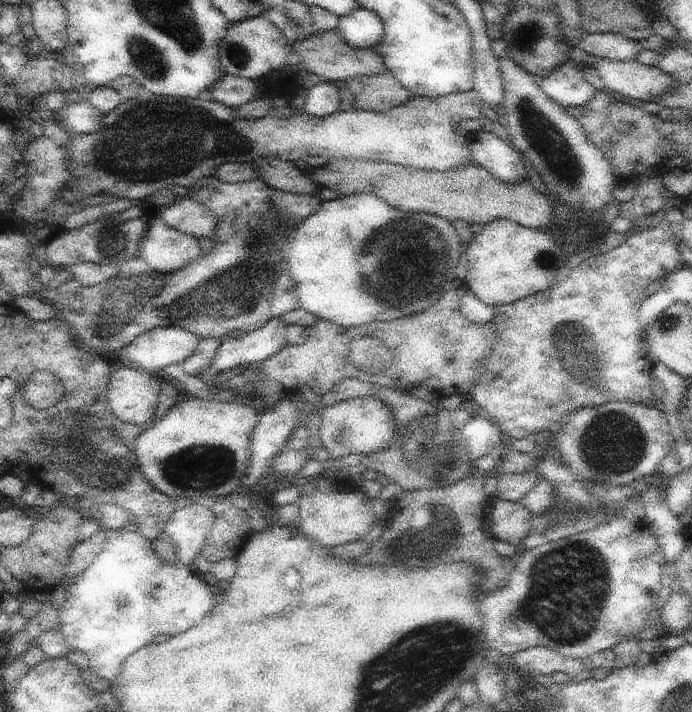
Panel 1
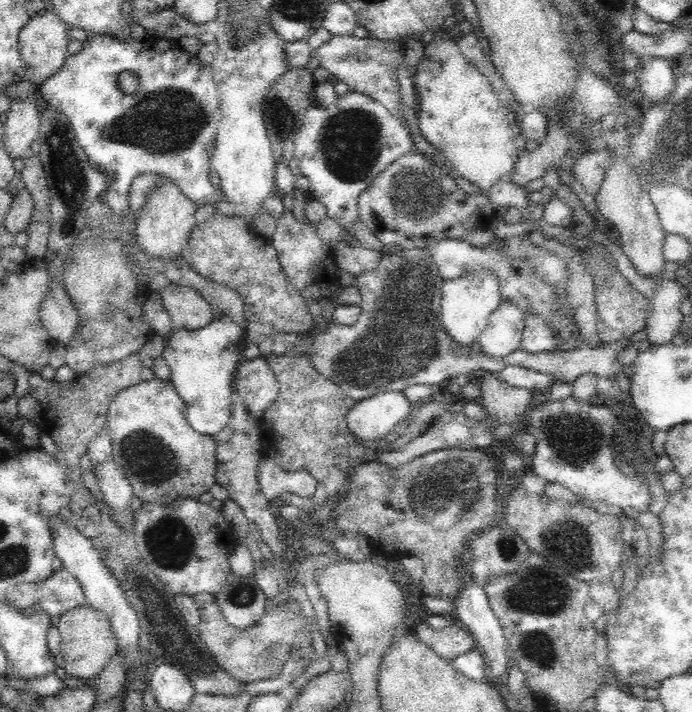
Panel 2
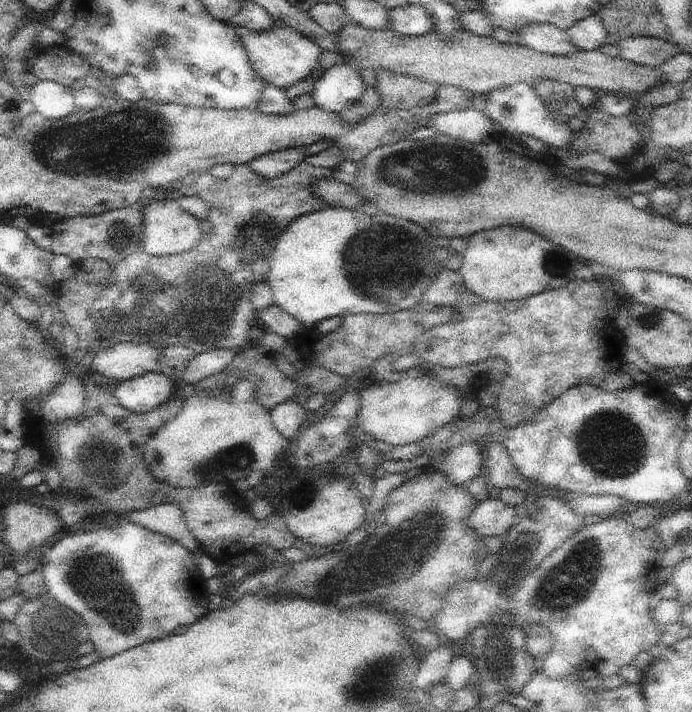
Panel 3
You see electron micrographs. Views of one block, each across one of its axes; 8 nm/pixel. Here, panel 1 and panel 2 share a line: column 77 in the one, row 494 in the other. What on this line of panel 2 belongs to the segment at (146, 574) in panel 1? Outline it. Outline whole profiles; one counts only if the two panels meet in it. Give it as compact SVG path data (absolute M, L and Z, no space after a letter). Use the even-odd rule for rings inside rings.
M571 396L565 398L551 398L540 405L534 406L527 416L526 428L536 437L536 450L532 454L532 471L545 478L547 482L558 482L570 489L581 500L604 500L608 504L616 504L620 508L632 507L638 512L649 510L649 482L643 476L626 476L622 474L614 462L612 439L618 417L606 404L596 406L588 402L578 402Z

